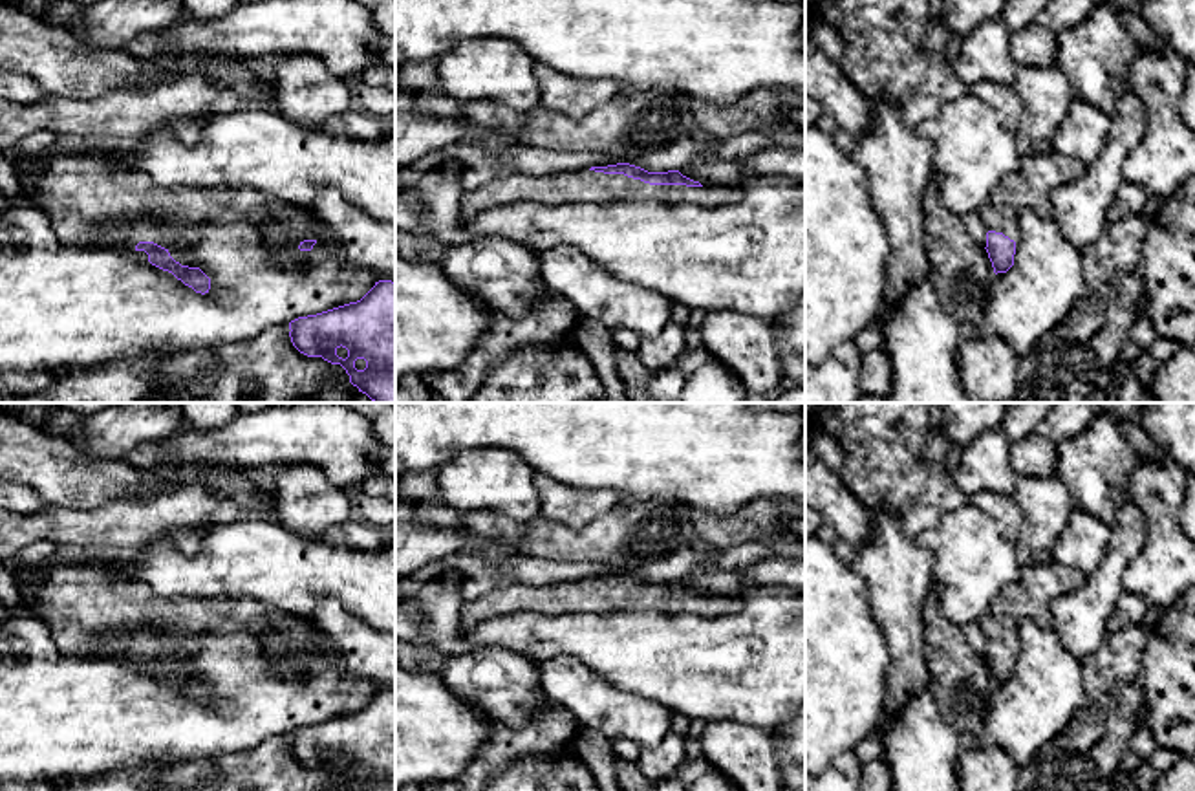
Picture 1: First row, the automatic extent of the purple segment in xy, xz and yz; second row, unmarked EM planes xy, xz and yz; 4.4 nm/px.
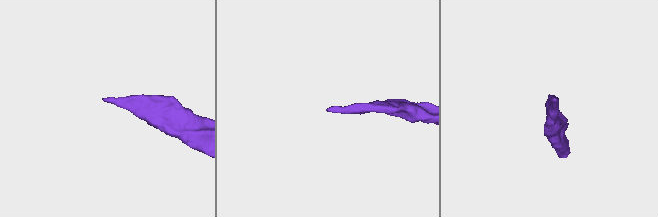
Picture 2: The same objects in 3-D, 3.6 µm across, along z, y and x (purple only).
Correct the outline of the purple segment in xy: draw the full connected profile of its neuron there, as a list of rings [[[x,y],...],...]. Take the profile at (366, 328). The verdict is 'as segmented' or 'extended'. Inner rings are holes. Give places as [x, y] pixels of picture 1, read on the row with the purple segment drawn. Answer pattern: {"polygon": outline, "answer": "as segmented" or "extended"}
{"polygon": [[[379,280],[357,302],[289,322],[293,346],[340,364],[373,403],[395,403],[395,282]]], "answer": "as segmented"}

